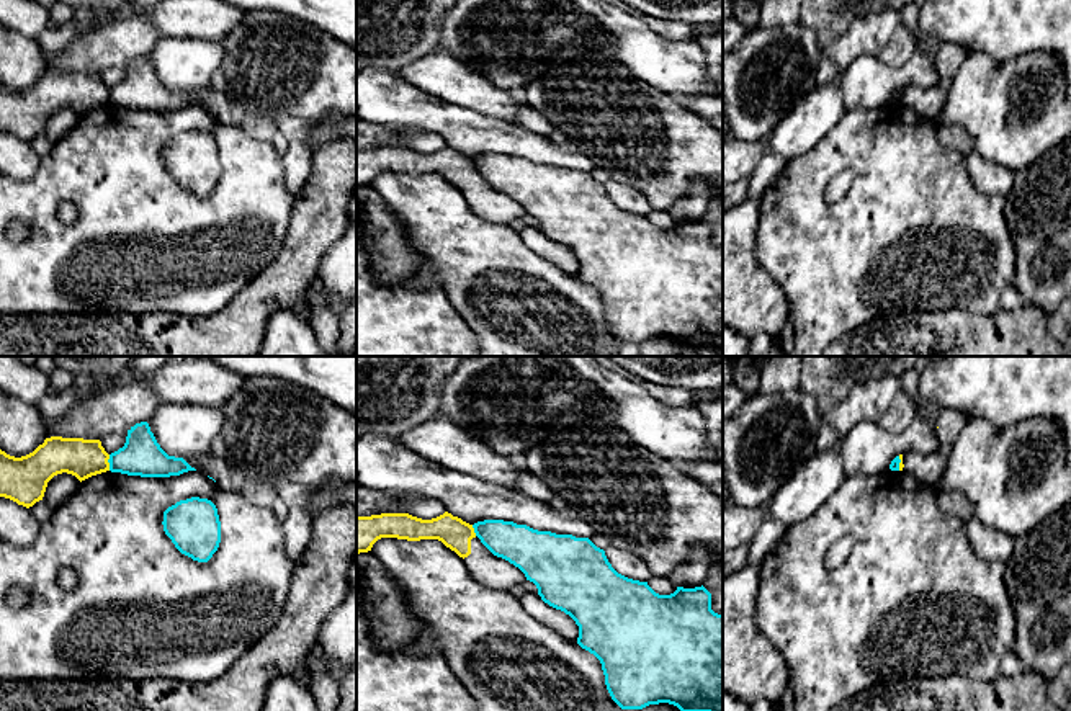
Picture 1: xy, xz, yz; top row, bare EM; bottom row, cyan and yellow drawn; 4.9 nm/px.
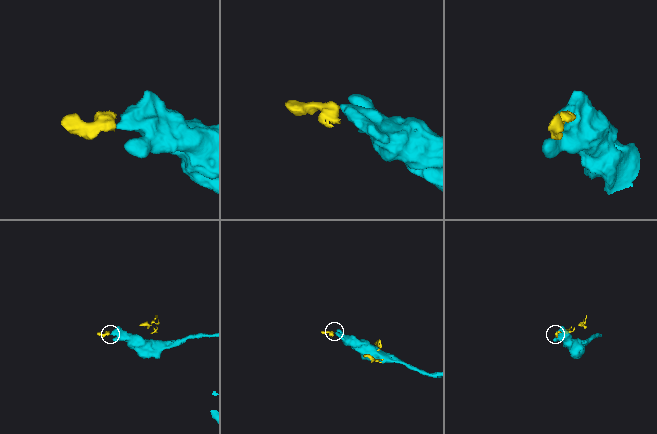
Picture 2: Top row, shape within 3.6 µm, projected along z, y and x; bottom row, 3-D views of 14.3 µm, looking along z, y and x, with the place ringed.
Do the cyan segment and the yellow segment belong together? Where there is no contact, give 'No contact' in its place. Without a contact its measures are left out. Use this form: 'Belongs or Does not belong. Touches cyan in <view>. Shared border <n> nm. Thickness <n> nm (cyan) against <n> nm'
Does not belong. Touches cyan in xy. Shared border 80 nm. Thickness 200 nm (cyan) against 190 nm

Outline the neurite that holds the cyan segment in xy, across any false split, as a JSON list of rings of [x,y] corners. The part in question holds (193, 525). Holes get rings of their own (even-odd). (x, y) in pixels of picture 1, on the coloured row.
[[[208,499],[180,500],[164,512],[164,531],[175,548],[198,562],[208,562],[221,543],[221,521]]]

